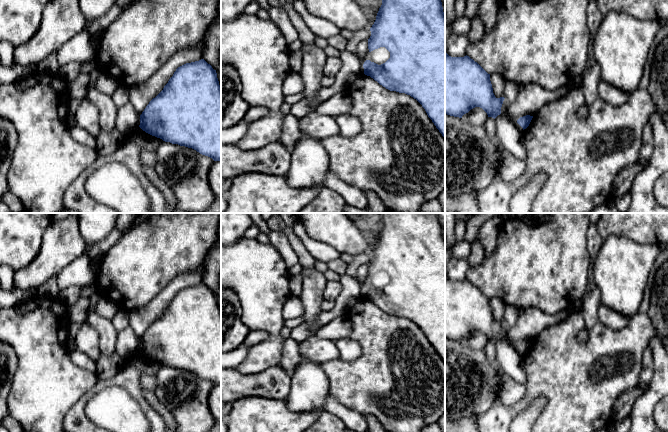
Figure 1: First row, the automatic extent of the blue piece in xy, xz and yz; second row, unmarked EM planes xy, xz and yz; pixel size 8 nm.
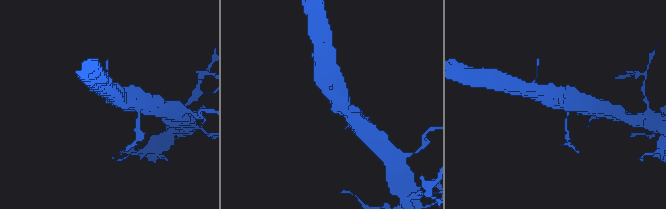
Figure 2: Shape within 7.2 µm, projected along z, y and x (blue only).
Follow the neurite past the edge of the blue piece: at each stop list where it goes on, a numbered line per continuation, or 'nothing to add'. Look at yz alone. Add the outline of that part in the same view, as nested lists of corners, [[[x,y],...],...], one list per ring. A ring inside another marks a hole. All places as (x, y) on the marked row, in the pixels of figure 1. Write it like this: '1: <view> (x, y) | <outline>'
nothing to add

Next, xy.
nothing to add

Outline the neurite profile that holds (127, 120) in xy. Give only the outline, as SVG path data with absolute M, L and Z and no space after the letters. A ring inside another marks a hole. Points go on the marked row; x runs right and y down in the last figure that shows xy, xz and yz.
M130 102L118 107L115 125L116 130L118 130L123 137L129 135L139 127L140 116L136 113Z

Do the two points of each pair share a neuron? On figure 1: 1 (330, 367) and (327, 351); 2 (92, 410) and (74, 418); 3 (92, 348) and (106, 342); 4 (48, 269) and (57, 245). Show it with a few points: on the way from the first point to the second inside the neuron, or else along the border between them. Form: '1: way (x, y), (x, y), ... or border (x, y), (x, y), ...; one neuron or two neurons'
1: border (338, 357), (320, 363); two neurons
2: border (97, 393), (85, 407), (85, 415), (90, 421); two neurons
3: border (88, 324), (98, 334), (98, 346), (101, 352); two neurons
4: way (48, 263), (57, 251); one neuron

